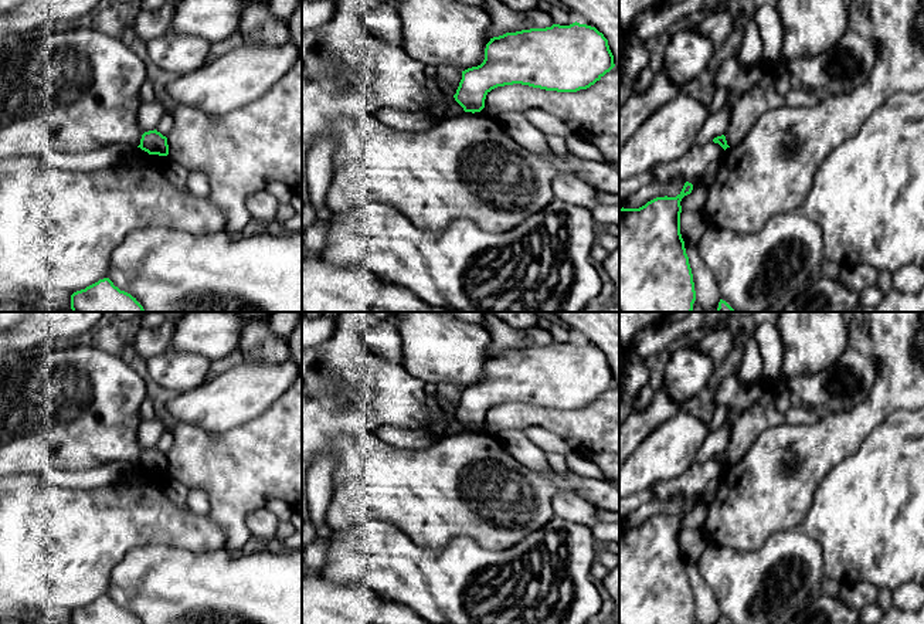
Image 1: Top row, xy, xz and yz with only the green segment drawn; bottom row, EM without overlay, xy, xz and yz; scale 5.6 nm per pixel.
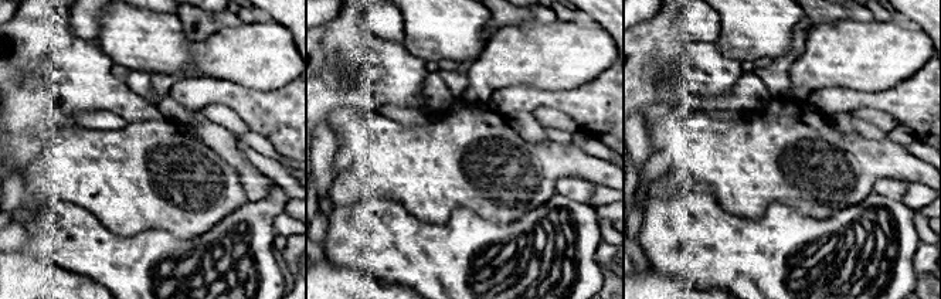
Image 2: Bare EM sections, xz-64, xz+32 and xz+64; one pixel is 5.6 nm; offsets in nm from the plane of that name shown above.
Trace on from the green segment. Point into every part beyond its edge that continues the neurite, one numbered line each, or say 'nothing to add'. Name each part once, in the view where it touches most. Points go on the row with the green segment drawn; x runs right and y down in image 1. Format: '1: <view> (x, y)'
nothing to add

